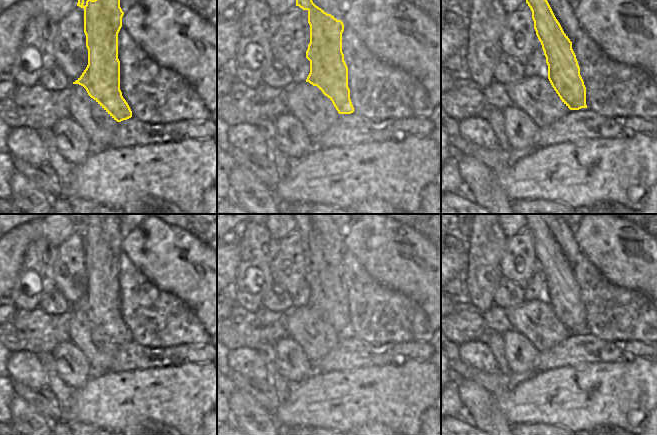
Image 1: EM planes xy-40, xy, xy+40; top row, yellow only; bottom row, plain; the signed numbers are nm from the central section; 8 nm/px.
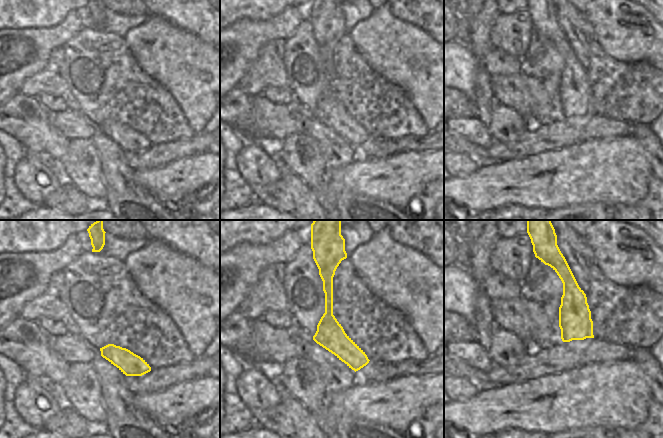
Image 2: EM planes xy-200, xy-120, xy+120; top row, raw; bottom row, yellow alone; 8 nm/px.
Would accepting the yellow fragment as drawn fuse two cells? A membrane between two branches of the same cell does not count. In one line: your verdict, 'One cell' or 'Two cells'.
Two cells.

